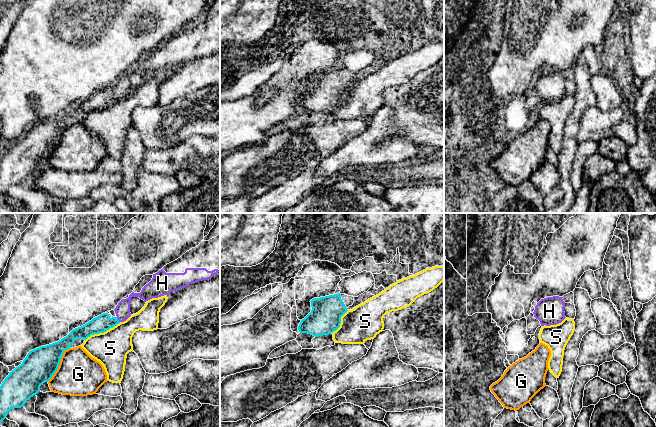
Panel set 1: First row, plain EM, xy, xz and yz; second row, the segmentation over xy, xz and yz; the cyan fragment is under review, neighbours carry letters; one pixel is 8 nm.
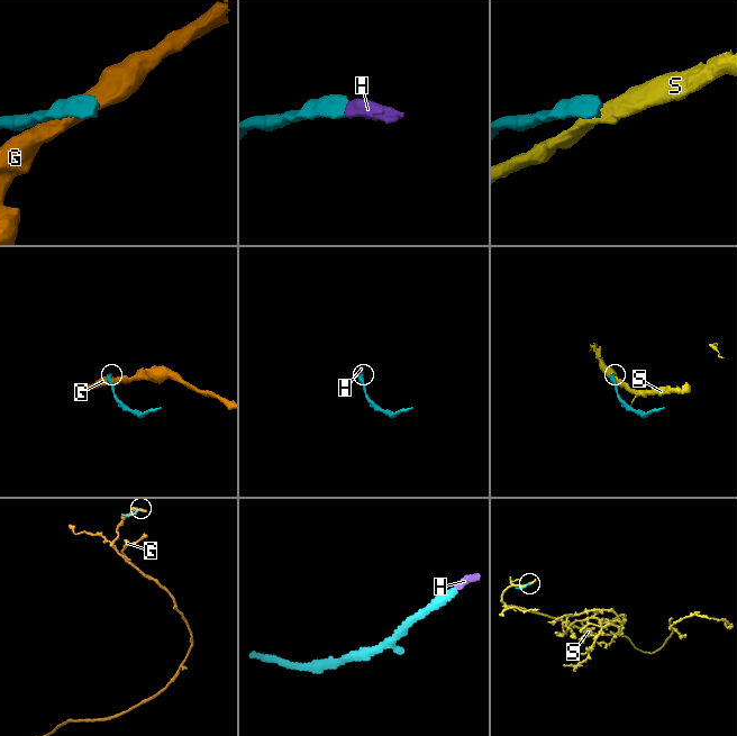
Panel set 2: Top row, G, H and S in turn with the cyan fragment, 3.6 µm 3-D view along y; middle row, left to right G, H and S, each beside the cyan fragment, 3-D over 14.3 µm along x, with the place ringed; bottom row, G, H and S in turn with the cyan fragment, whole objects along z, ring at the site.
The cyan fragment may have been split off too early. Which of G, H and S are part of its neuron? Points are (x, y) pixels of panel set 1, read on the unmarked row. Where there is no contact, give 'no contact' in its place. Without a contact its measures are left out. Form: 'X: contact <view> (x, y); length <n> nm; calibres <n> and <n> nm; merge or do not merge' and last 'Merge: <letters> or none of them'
G: contact xy (59, 139); length 340 nm; calibres 260 and 340 nm; do not merge
H: contact xy (118, 96); length 50 nm; calibres 140 and 120 nm; merge
S: contact xy (102, 108); length 320 nm; calibres 140 and 280 nm; do not merge
Merge: H

